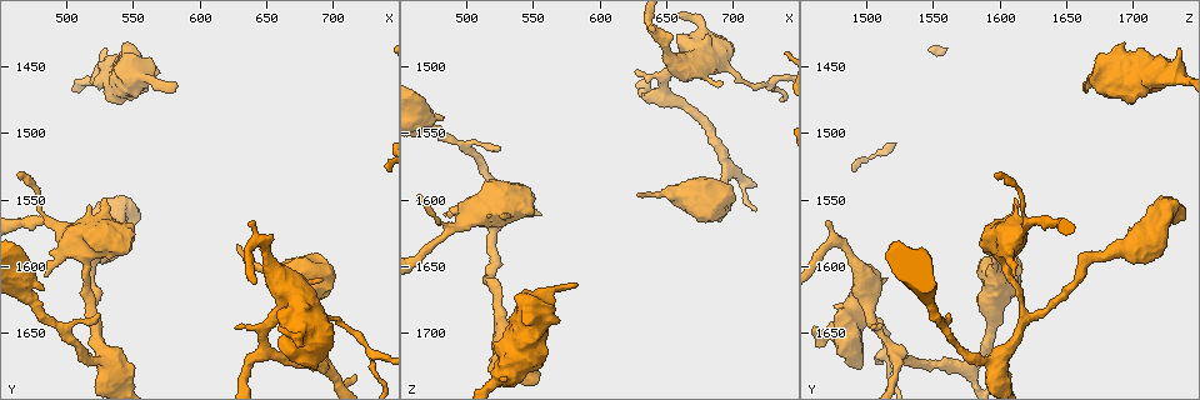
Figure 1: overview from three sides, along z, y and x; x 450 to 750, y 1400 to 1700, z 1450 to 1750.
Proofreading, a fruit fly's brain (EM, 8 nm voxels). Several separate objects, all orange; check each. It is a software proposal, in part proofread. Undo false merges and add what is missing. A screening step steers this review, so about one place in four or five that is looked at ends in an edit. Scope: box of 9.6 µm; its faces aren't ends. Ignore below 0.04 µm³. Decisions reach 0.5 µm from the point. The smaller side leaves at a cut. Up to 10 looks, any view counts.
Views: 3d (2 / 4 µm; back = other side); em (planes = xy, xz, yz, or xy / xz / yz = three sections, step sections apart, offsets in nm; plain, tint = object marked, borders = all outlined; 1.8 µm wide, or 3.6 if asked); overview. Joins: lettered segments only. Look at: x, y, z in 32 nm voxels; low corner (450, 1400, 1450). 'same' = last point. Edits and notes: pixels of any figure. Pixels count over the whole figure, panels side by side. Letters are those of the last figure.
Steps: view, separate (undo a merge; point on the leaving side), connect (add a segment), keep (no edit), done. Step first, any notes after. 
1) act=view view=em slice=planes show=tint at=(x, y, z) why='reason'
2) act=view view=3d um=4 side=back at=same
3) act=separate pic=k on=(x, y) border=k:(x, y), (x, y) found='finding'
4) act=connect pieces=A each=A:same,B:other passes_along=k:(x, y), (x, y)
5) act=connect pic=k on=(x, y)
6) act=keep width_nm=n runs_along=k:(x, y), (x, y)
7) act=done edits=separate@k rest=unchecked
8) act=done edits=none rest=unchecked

act=view view=3d um=4 at=(730, 1666, 1514)

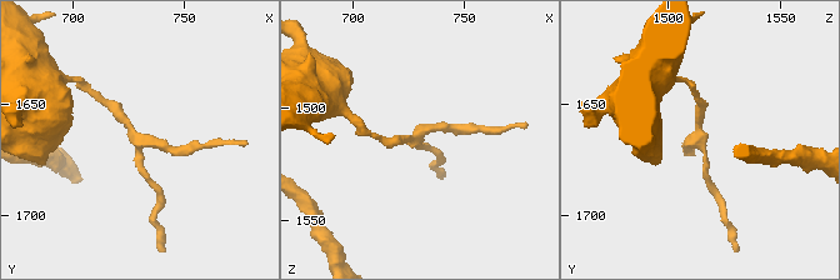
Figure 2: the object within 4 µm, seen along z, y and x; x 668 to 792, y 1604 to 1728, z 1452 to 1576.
act=view view=em slice=planes show=tint at=(729, 1666, 1512) why='shape alone is not enough'

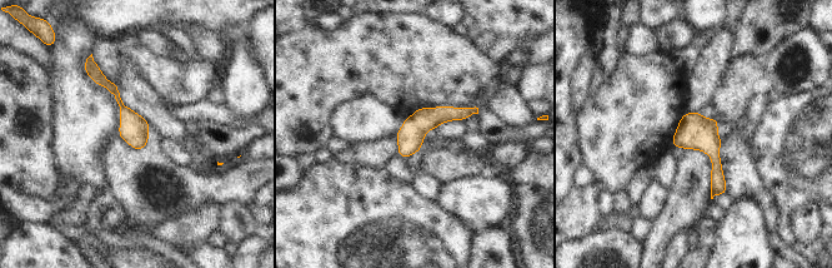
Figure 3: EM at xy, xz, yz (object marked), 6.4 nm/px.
act=view view=em slice=planes show=borders at=same

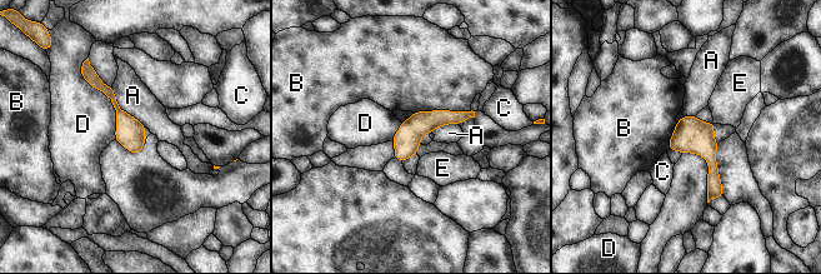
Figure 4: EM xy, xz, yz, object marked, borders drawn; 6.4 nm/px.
act=keep width_nm=170 each=A:other,B:other,C:other,D:other,E:other found='one neuron here'

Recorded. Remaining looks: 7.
act=view view=3d um=2 at=(520, 1638, 1620) why='sharp bend'

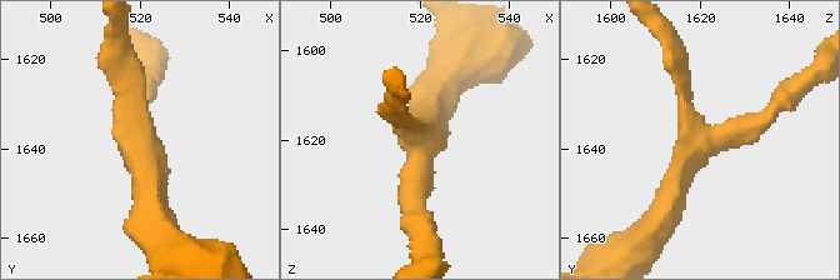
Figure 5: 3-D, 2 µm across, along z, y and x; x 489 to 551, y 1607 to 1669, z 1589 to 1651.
act=view view=em slice=planes show=tint at=(520, 1638, 1618) arms=3

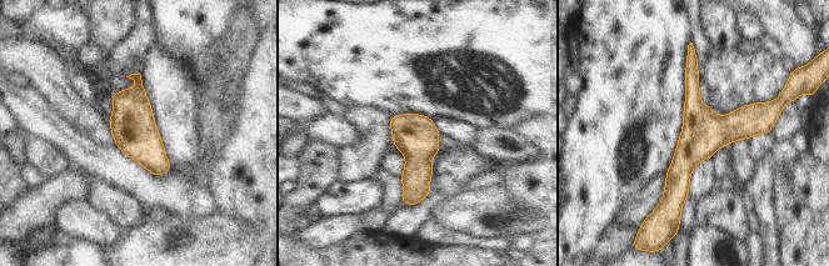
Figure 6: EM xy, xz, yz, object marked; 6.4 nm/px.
act=view view=em slice=planes show=borders at=same why='see the neighbours'

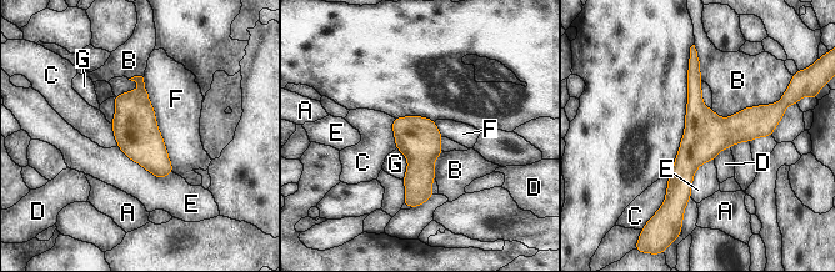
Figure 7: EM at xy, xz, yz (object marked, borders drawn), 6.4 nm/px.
act=keep longest_contact=F:480nm each=A:other,B:other,C:other,D:other,E:other,F:other,G:other runs_along=7:(694, 58), (695, 149), (681, 205) found='one neuron here'

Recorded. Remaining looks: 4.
act=view view=3d um=2 at=(640, 1564, 1472) why='an open end'

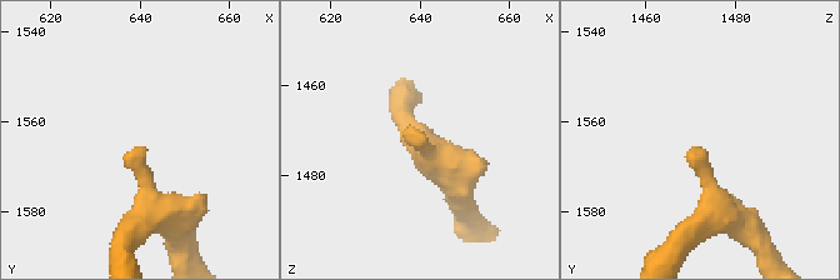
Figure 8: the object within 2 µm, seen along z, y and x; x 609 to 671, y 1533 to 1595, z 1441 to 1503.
act=view view=em um=3.6 slice=xz step=16 show=borders at=(639, 1566, 1470)

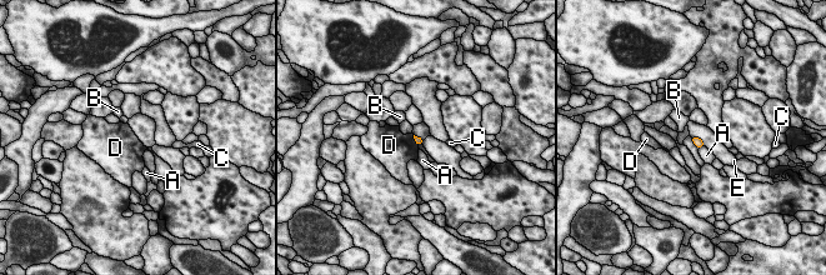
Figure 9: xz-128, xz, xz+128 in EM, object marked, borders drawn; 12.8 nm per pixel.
act=view view=em um=3.6 slice=planes show=borders at=same

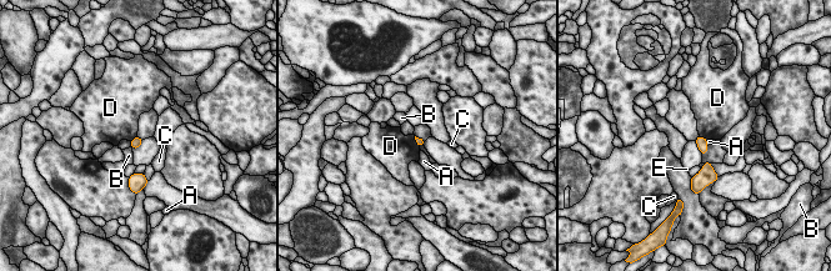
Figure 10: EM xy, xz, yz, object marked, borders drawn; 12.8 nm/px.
act=keep each=A:other,B:other,C:other,D:other,E:other border=10:(414, 136), (419, 146) found='none of them fits'

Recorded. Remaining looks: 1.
act=done edits=none rest=unchecked

